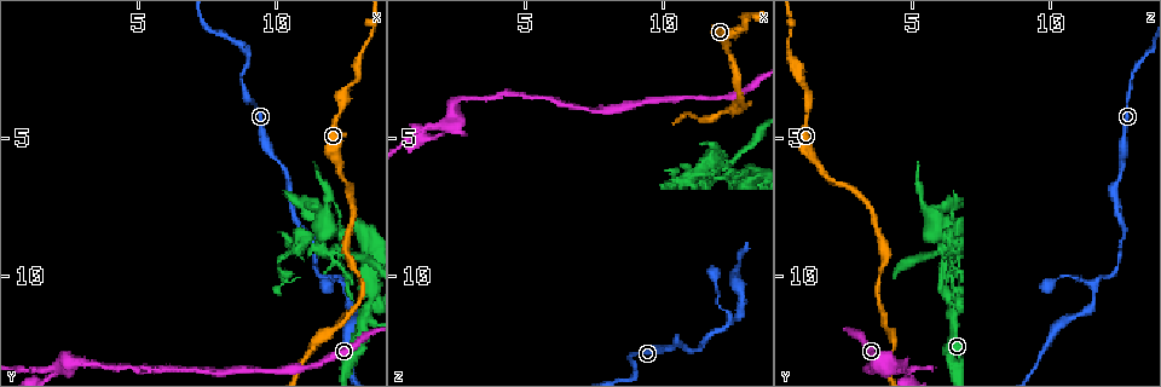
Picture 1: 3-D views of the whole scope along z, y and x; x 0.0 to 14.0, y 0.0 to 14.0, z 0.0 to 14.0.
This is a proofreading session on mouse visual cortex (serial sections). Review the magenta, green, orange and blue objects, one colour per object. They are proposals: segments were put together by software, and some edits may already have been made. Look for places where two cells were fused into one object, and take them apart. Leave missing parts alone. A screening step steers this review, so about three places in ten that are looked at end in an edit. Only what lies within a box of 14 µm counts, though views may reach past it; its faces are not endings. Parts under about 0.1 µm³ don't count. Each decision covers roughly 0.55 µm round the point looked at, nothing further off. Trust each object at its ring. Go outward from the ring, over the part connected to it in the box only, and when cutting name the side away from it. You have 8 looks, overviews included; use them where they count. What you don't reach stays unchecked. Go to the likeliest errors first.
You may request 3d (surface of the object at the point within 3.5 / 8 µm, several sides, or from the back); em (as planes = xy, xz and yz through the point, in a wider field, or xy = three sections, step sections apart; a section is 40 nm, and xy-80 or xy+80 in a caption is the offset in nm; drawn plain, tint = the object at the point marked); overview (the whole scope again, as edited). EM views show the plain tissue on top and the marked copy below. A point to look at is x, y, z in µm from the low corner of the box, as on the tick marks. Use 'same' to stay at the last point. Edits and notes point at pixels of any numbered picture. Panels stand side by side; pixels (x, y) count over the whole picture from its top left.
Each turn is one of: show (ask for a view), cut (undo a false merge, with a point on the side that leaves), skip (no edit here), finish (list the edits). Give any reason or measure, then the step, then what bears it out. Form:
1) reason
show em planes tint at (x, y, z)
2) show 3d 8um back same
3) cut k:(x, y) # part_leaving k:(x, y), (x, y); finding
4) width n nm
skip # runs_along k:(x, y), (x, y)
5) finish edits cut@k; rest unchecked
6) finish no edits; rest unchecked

four arms meet
show 3d 3.5um at (13.2, 11.4, 6.4)

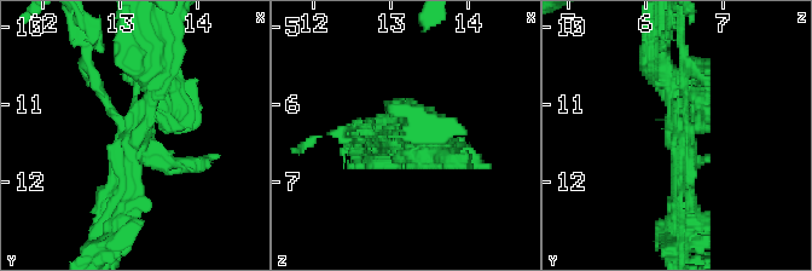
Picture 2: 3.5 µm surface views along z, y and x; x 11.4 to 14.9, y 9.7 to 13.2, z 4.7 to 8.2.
shape alone is not enough
show em xy step 1 tint at (13.15, 11.50, 6.45)

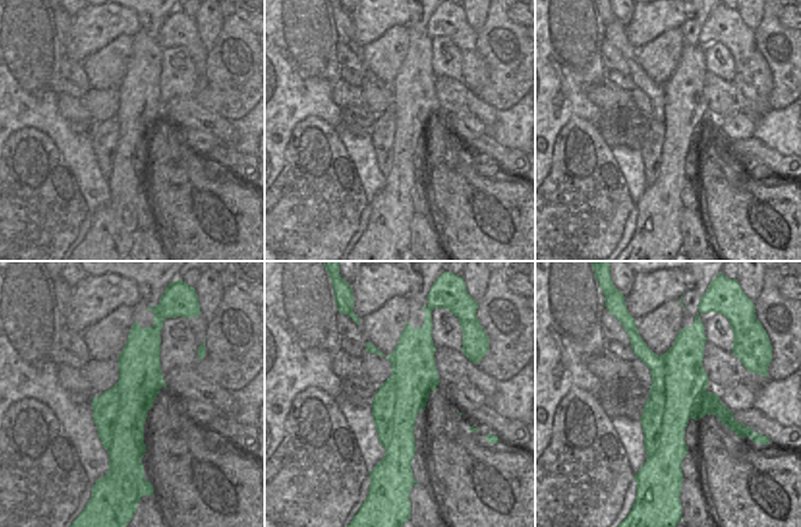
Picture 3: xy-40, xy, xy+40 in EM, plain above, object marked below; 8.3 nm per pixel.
width 400 nm
cut 2:(94, 82) # part_leaving 2:(122, 120), (85, 64), (85, 35); two cells meet here

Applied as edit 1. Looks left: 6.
show overview

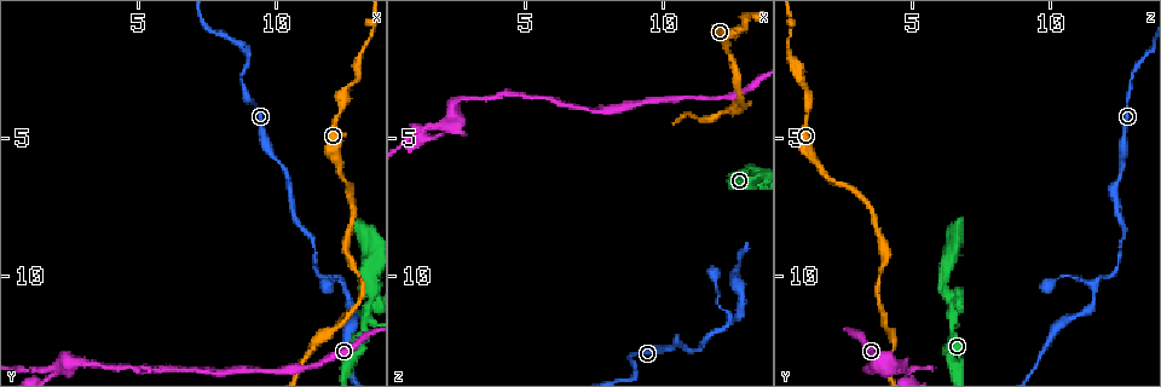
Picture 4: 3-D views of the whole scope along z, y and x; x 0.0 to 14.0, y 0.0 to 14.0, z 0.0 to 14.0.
two arms at a narrow angle
show 3d 3.5um at (2.2, 13.2, 4.5)

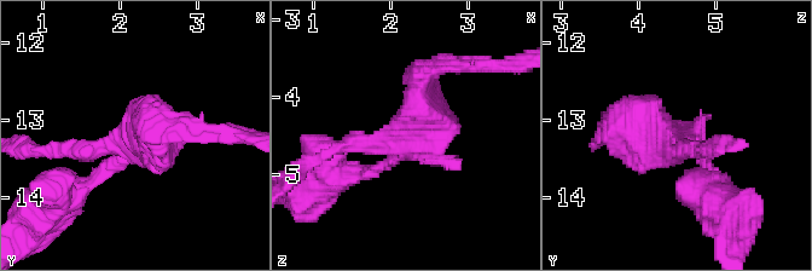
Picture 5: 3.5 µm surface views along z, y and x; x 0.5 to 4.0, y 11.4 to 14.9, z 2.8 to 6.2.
show em xy step 2 tint at (2.15, 13.30, 4.50)

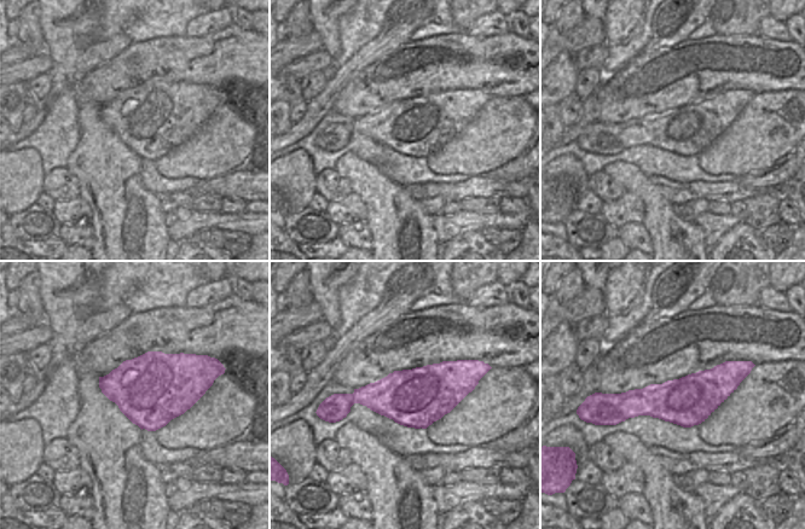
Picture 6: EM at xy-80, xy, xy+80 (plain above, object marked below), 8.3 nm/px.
show em xy step 3 tint same

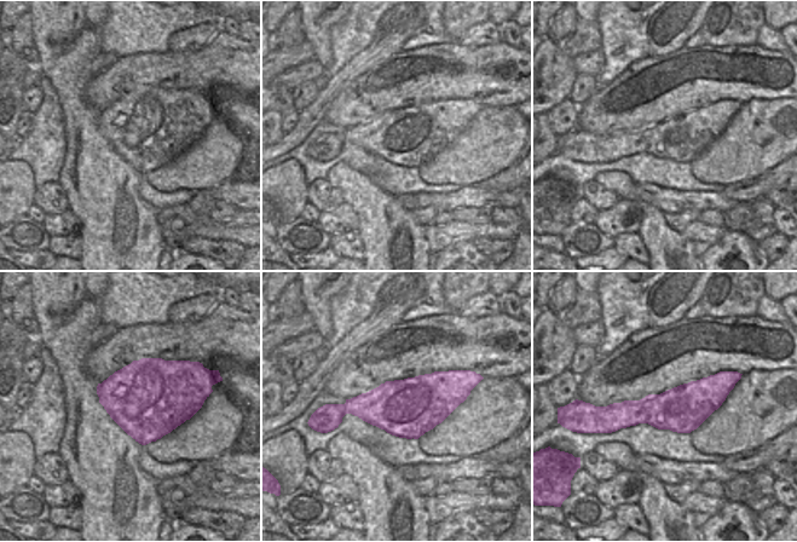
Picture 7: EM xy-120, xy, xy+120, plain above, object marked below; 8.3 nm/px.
cut 5:(92, 183) # a second cell is stuck on

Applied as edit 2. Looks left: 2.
finish edits cut@2, cut@5; rest unchecked

